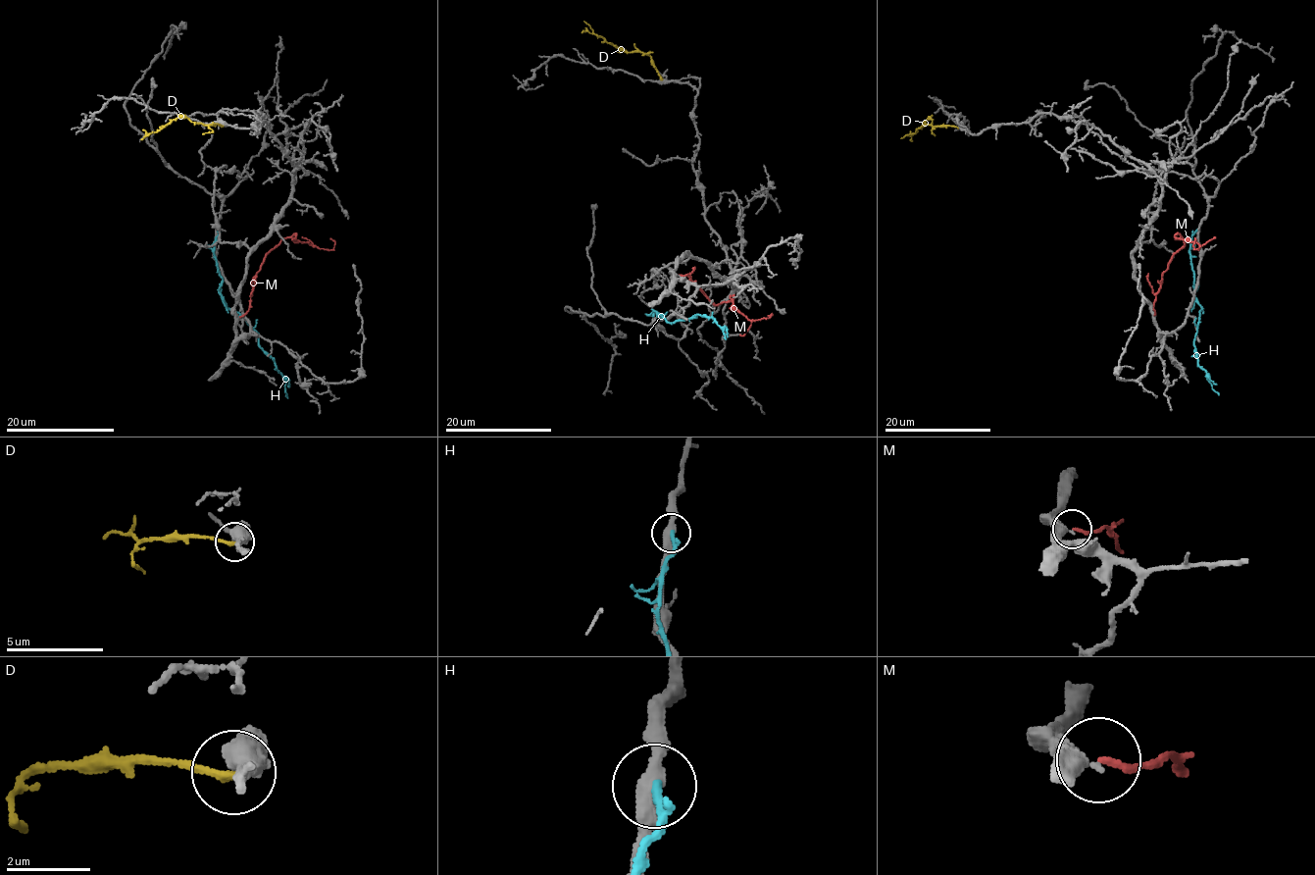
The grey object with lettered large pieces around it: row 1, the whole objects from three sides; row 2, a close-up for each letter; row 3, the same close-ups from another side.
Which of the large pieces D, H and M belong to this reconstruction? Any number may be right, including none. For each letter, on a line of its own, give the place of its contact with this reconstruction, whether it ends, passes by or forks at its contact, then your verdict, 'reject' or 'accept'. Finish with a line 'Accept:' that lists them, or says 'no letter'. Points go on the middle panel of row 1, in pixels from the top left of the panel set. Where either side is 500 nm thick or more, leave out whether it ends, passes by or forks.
D: contact (661, 79); reject
H: contact (656, 317); it passes by; reject
M: contact (679, 275); it ends; accept
Accept: M

